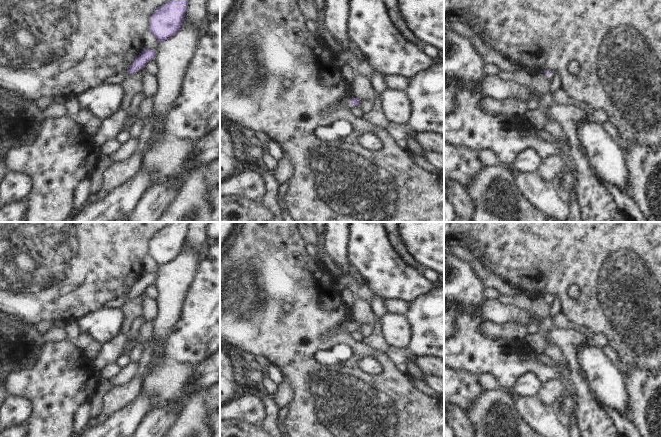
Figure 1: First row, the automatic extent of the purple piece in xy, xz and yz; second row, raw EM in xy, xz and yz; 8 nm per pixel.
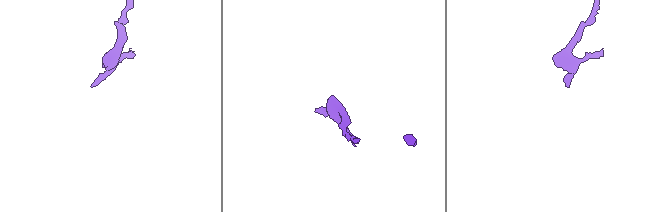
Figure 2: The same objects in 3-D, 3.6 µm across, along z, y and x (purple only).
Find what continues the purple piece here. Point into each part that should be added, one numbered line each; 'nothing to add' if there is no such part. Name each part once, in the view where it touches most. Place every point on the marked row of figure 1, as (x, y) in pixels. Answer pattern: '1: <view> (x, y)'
1: xz (345, 102)

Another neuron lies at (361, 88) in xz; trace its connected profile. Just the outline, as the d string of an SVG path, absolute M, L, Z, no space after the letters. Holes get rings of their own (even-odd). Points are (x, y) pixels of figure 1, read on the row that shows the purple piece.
M353 74L354 78L350 83L351 93L355 96L355 98L373 101L376 92L372 88L369 78L364 74Z

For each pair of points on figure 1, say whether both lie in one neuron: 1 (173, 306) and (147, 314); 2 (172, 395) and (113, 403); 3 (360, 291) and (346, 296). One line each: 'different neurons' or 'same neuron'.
1: different neurons
2: different neurons
3: different neurons

